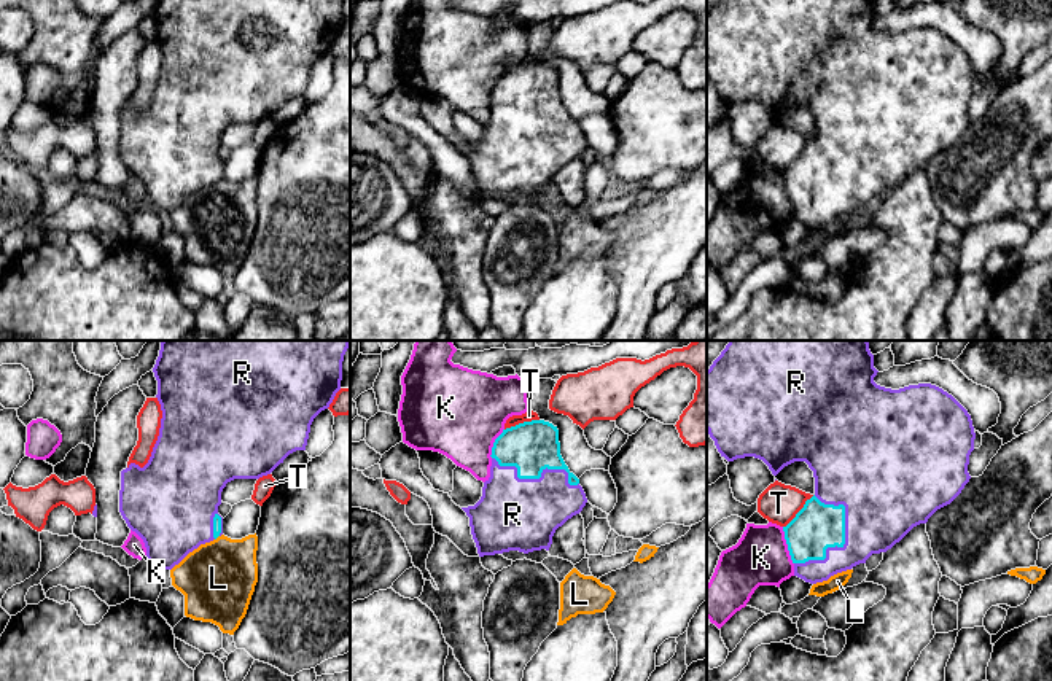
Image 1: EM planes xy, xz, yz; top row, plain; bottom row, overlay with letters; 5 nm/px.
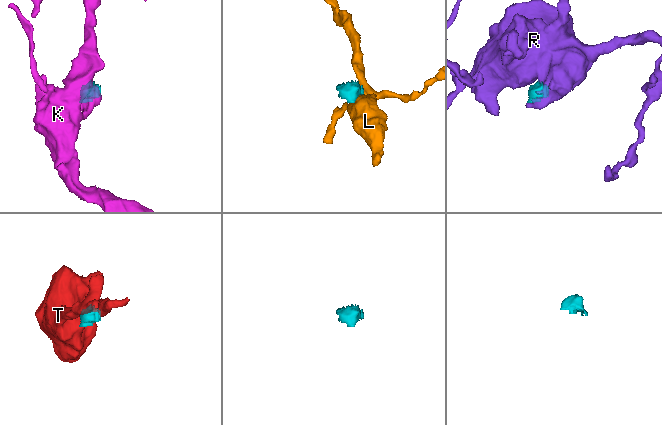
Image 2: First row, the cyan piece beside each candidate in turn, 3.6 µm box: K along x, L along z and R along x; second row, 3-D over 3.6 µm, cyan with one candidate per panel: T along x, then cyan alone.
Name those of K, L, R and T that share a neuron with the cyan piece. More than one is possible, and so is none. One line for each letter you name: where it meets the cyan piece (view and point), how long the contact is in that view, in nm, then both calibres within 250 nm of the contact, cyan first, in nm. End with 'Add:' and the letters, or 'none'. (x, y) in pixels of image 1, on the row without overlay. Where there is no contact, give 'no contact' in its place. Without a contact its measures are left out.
R: meets cyan in yz at (836, 188); contact 400 nm long; 240 nm thick on the cyan side, 320 nm on the other
Add: R

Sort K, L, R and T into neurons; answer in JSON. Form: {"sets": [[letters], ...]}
{"sets": [["K"], ["L"], ["R"], ["T"]]}

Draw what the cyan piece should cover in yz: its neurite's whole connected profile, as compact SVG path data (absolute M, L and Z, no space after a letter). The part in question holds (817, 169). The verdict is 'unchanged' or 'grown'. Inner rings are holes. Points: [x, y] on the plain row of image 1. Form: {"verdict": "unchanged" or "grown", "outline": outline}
{"verdict": "grown", "outline": "M718 0L707 14L707 75L721 100L727 105L745 100L759 102L773 119L794 105L805 105L813 115L815 138L783 170L794 207L794 220L810 228L828 224L837 216L866 207L872 197L886 196L914 170L926 167L937 153L950 148L971 123L968 108L969 99L974 94L976 76L968 54L952 38L931 27L909 29L899 33L880 30L874 25L877 16L874 0Z"}

